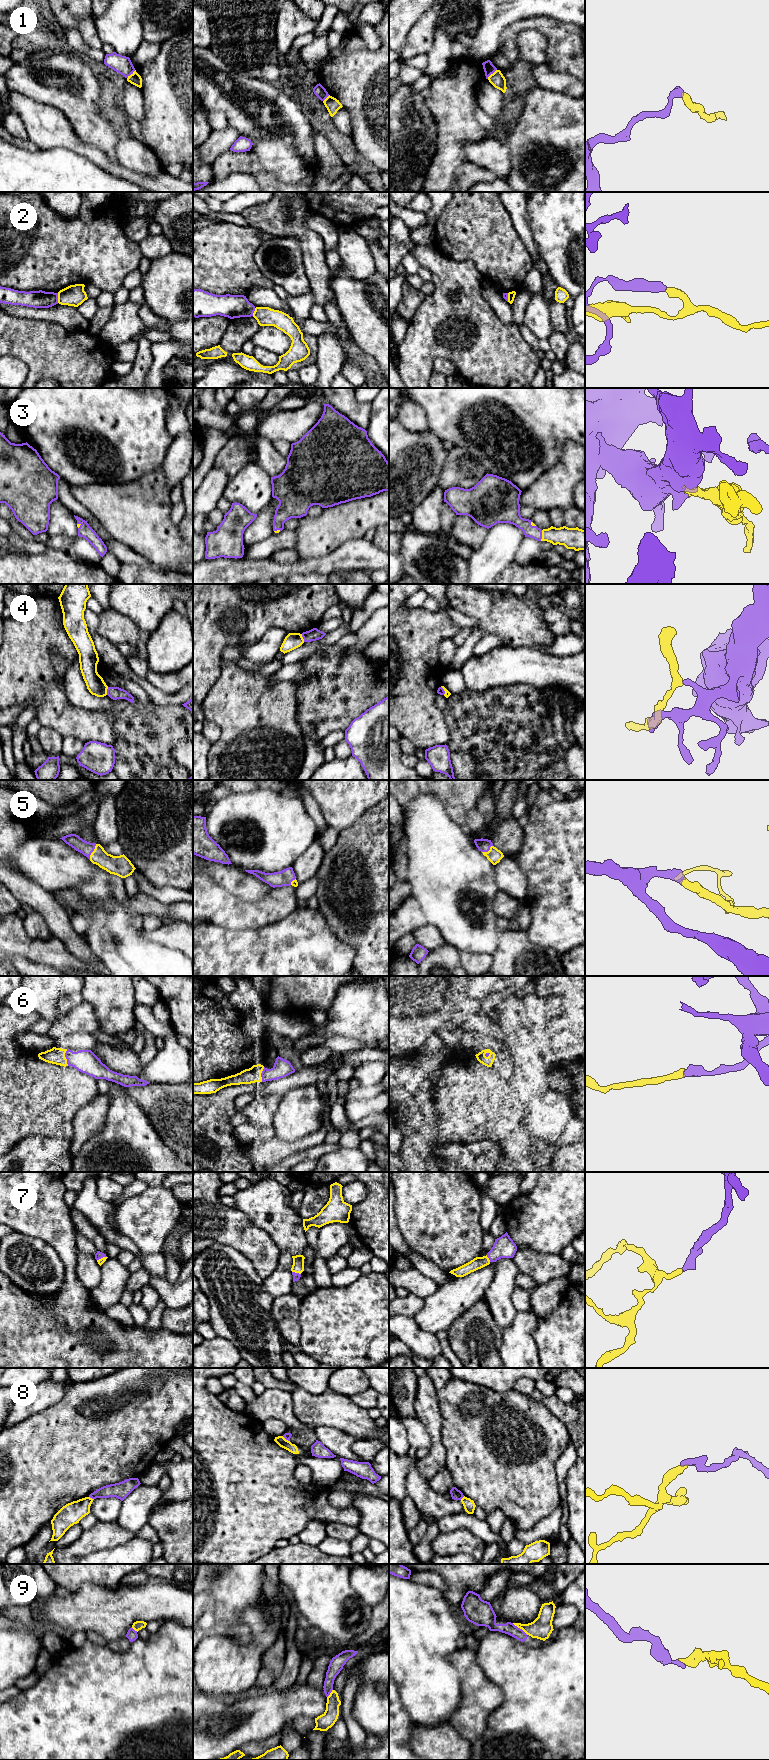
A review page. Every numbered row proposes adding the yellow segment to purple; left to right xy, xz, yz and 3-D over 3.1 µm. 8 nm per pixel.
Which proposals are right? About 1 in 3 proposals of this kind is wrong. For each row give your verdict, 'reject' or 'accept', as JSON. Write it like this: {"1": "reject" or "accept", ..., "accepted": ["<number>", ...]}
{"1": "reject", "2": "reject", "3": "accept", "4": "reject", "5": "accept", "6": "accept", "7": "accept", "8": "reject", "9": "reject", "accepted": ["3", "5", "6", "7"]}

